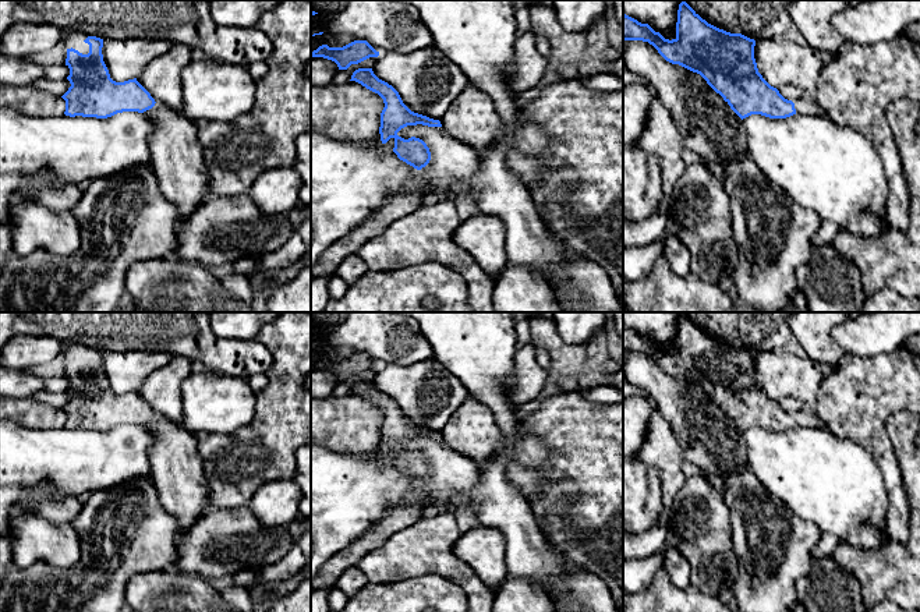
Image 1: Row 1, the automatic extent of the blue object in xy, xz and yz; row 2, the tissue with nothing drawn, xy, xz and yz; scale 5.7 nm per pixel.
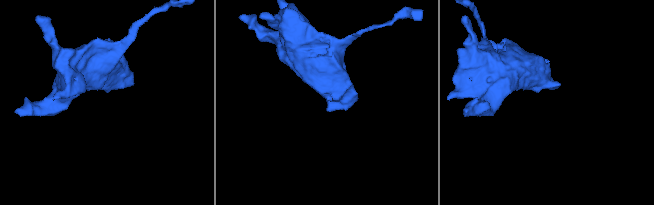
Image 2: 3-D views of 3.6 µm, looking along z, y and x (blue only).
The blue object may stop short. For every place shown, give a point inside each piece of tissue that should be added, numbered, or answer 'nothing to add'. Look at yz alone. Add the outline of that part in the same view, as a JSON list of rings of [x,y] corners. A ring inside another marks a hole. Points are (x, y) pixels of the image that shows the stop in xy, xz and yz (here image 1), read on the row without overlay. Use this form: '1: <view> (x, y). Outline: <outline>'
1: yz (807, 417). Outline: [[[803,407],[800,411],[795,413],[796,427],[807,428],[825,428],[825,424],[818,418],[814,408]]]

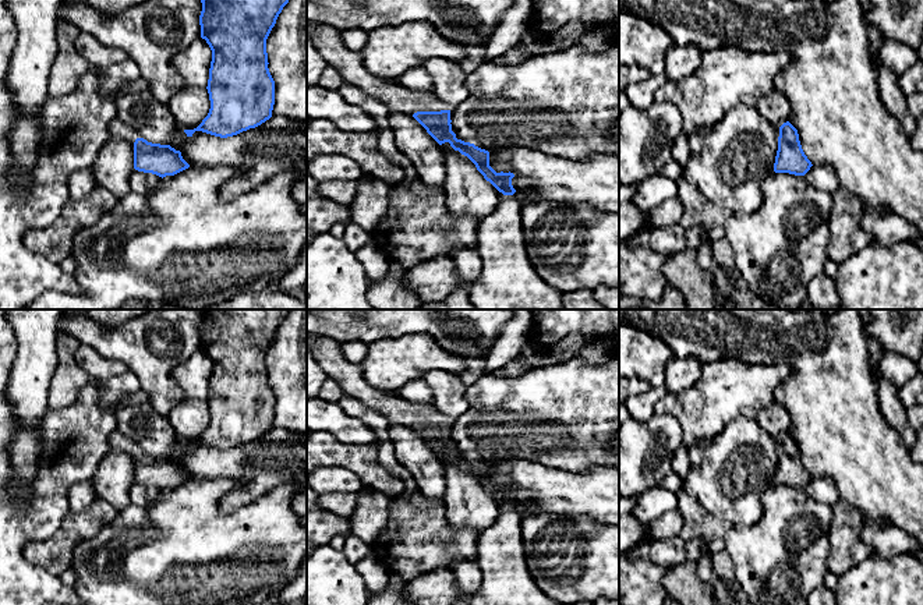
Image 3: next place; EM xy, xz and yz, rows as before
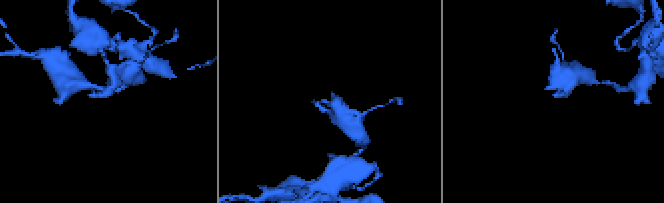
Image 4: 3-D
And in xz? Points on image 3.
1: xz (349, 375). Outline: [[[314,336],[314,340],[314,357],[328,378],[333,379],[344,395],[382,414],[389,424],[397,422],[413,428],[417,424],[452,422],[431,404],[413,403],[393,392],[372,388],[364,379],[361,365],[344,357],[340,343],[325,336]]]

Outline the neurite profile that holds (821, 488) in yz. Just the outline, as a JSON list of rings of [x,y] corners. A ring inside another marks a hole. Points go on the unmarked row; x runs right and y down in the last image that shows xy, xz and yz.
[[[813,477],[803,489],[813,499],[823,502],[831,507],[838,499],[834,481],[828,477]]]

